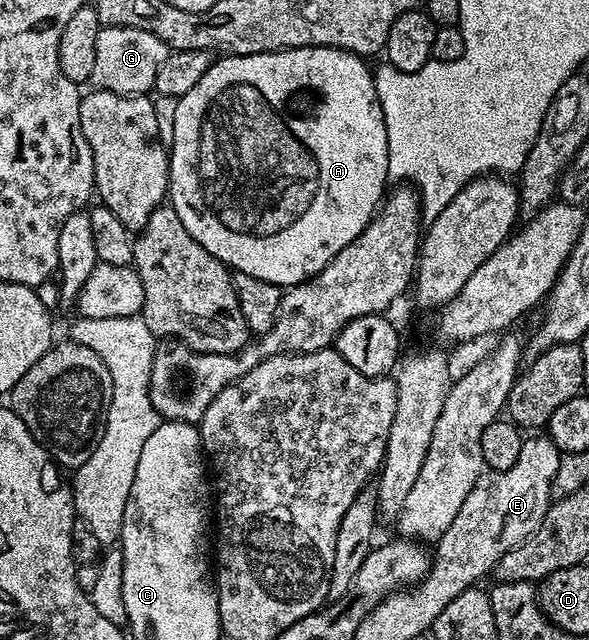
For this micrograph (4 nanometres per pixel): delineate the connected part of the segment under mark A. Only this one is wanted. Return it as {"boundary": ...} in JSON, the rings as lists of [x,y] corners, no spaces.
{"boundary":[[[320,45],[278,49],[276,53],[240,57],[223,55],[212,60],[209,71],[205,71],[205,75],[201,75],[201,79],[193,83],[192,89],[185,96],[174,102],[175,114],[171,117],[169,205],[171,201],[182,229],[189,231],[189,235],[197,239],[197,243],[201,243],[205,251],[209,251],[209,255],[222,261],[235,273],[253,275],[253,279],[265,279],[265,283],[280,287],[300,285],[307,278],[317,276],[342,249],[349,247],[349,243],[353,243],[353,239],[361,235],[361,231],[365,231],[365,227],[380,208],[389,185],[389,145],[385,119],[375,90],[375,78],[369,65],[367,69],[367,64],[358,53]]]}

